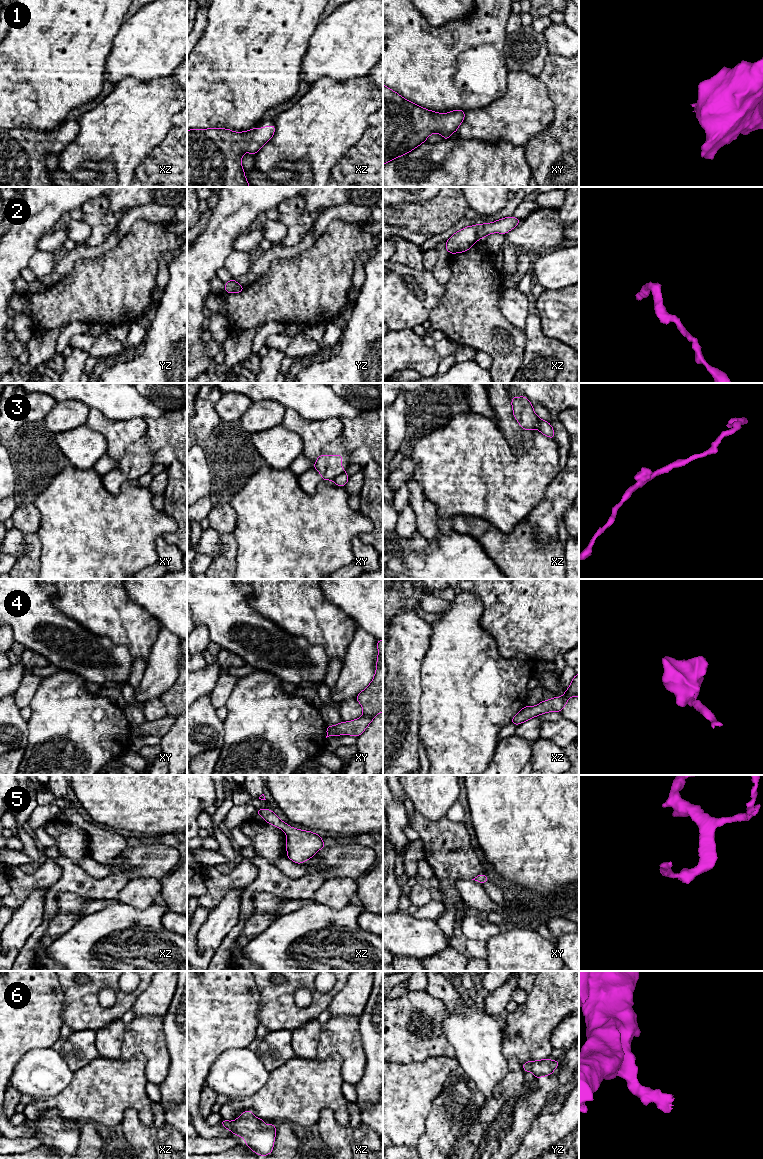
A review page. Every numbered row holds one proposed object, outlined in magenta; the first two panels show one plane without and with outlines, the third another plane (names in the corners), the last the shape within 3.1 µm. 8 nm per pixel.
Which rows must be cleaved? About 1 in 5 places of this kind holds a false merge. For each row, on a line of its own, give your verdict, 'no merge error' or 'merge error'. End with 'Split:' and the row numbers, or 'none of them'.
1: no merge error
2: no merge error
3: merge error
4: no merge error
5: no merge error
6: no merge error
Split: 3

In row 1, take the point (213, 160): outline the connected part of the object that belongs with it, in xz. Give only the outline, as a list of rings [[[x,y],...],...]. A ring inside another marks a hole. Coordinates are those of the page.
[[[275,124],[233,132],[224,128],[187,130],[187,187],[250,187],[241,164],[247,151],[256,154],[274,135]]]

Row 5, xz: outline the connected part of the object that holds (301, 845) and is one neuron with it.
[[[259,809],[255,813],[261,815],[268,824],[274,825],[286,833],[287,857],[297,864],[304,863],[312,858],[318,850],[327,846],[318,834],[290,827],[269,809]]]

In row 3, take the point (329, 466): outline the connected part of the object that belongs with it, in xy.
[[[321,454],[315,461],[314,469],[322,476],[323,481],[333,480],[335,477],[345,473],[341,467],[343,455],[323,455]]]

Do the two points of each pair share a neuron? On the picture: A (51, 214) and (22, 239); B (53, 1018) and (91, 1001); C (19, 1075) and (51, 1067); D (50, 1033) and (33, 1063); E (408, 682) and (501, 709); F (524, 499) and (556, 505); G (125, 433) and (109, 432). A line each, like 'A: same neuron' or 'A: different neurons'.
A: same neuron
B: different neurons
C: same neuron
D: different neurons
E: different neurons
F: different neurons
G: same neuron

